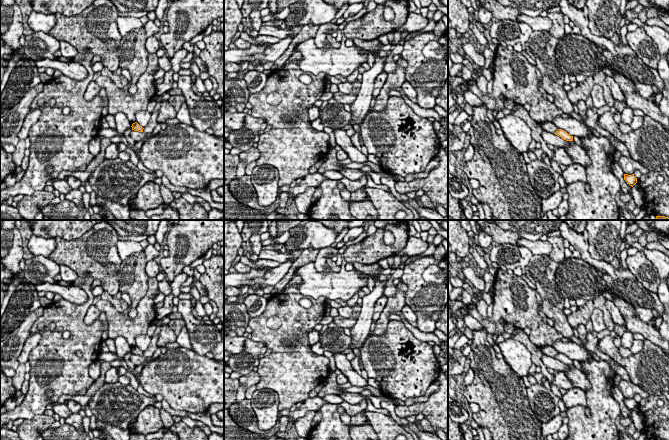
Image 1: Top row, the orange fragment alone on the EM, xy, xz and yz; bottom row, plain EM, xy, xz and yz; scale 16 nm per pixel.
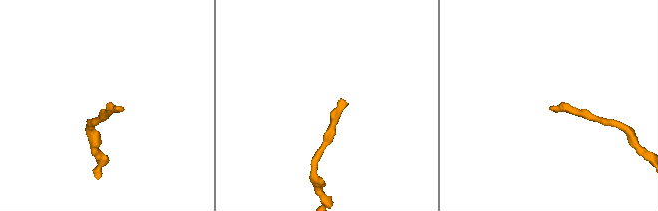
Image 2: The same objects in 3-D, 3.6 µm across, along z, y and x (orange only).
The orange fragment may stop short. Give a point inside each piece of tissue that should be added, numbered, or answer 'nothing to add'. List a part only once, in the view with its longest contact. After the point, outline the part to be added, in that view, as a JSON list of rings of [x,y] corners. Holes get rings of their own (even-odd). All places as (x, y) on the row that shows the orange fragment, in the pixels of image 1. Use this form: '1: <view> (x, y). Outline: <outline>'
nothing to add

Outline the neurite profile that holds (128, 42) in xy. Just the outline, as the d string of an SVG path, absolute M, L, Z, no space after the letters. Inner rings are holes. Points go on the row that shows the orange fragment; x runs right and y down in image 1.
M142 27L141 29L131 30L120 41L118 49L119 67L130 72L131 81L128 82L128 87L137 83L137 80L149 65L149 52L145 47L147 38Z

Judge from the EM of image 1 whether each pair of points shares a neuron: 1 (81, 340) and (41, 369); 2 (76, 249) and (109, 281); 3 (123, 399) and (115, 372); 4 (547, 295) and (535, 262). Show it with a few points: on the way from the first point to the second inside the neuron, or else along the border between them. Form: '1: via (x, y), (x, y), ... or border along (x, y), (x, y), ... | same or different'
1: via (71, 346), (51, 366) | same
2: via (84, 256), (101, 273) | same
3: border along (118, 380), (112, 383), (105, 383) | different
4: via (546, 287), (541, 270) | same

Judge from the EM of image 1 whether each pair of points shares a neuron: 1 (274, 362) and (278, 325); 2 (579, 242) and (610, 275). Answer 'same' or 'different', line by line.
1: same
2: same

